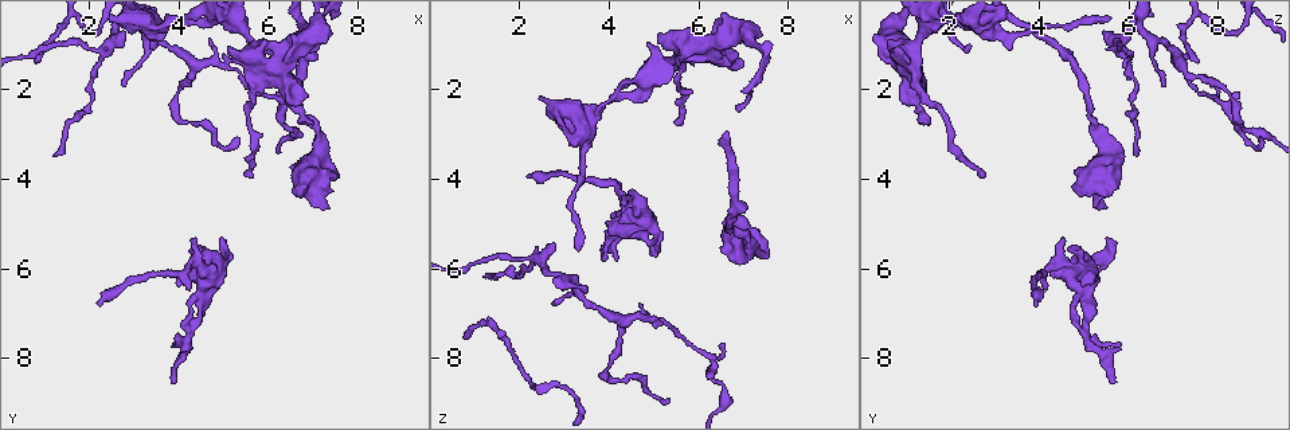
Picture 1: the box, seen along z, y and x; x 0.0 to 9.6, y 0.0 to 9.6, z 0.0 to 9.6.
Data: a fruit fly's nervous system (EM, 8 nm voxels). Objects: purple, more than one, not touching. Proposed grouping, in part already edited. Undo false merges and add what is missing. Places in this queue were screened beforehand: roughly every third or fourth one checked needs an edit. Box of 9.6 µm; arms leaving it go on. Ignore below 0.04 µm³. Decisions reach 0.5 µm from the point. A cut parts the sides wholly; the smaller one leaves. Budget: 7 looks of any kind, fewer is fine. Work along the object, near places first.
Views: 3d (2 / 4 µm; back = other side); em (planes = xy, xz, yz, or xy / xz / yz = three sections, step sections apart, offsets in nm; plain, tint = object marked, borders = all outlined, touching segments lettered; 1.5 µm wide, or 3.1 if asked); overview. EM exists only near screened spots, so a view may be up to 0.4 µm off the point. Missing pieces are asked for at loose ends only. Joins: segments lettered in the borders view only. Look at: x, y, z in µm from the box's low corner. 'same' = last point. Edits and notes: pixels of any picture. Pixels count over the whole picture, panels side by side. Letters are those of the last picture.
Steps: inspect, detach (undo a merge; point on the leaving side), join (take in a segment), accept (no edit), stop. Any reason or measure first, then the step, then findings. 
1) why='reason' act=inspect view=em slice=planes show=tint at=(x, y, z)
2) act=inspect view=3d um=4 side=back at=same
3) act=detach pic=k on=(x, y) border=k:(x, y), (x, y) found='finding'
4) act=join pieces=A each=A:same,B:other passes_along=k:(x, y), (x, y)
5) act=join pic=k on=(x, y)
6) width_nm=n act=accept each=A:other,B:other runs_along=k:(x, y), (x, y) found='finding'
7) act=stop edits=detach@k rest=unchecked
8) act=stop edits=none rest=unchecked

why='an open end' act=inspect view=em slice=planes show=borders at=(3.95, 6.35, 4.95)

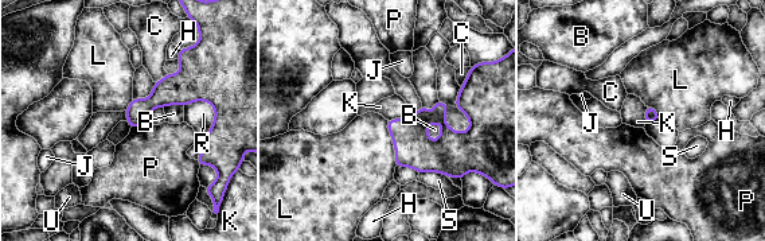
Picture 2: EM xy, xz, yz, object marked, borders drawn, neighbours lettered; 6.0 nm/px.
act=accept each=B:other,C:other,H:other,J:other,K:other,L:other,P:other,R:other,S:other,U:other border=2:(155, 82), (147, 97), (133, 98) found='no lettered segment goes on from it'

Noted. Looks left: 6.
why='tapers out' act=inspect view=em slice=yz step=8 show=tint at=(2.25, 6.80, 3.85)

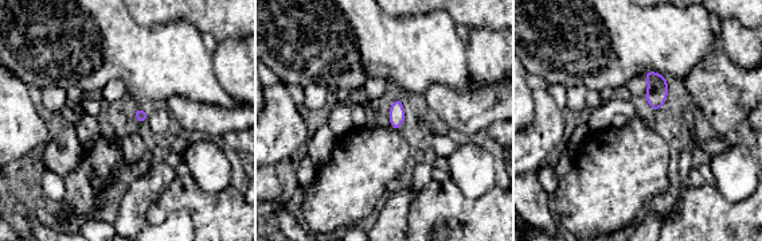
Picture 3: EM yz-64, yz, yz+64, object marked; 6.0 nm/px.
act=inspect view=em slice=planes show=borders at=same

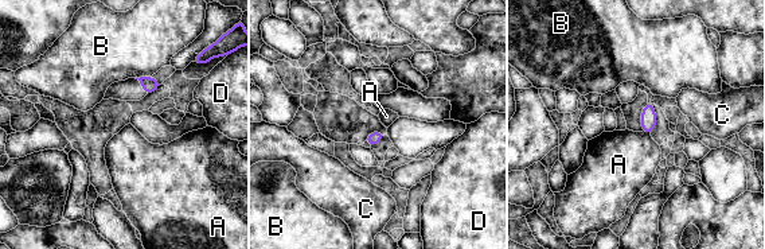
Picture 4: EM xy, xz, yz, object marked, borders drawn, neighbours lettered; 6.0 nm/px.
act=accept each=A:other,B:other,C:other,D:other border=4:(643, 129), (650, 133) found='none of them fits'

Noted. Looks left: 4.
why='long arm stops here' act=inspect view=3d um=2 at=(5.50, 3.90, 2.75)

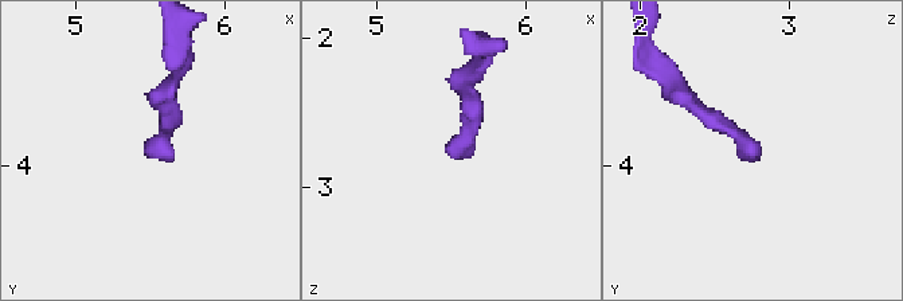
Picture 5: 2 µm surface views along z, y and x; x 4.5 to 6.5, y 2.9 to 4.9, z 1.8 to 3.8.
act=inspect view=em slice=planes show=borders at=(5.44, 3.90, 2.76)

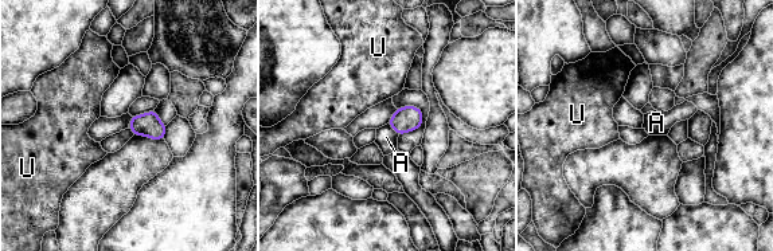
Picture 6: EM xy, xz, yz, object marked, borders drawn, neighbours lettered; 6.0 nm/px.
act=accept each=A:other,U:other border=6:(387, 124), (398, 134) found='no lettered segment goes on from it'

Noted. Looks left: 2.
act=stop edits=none rest=unchecked

